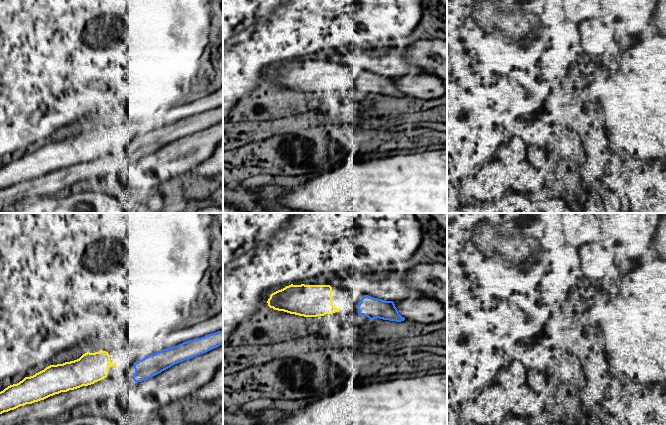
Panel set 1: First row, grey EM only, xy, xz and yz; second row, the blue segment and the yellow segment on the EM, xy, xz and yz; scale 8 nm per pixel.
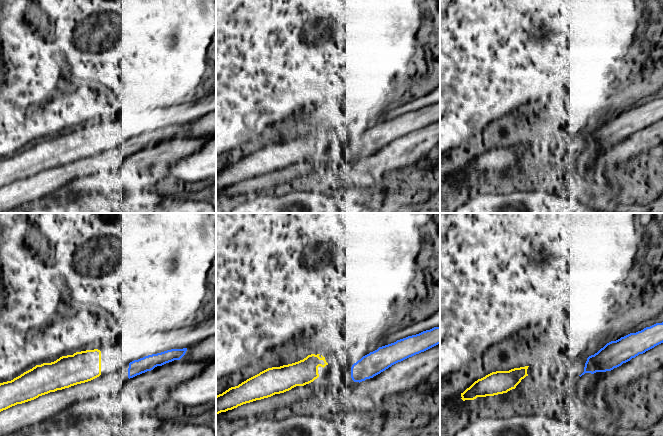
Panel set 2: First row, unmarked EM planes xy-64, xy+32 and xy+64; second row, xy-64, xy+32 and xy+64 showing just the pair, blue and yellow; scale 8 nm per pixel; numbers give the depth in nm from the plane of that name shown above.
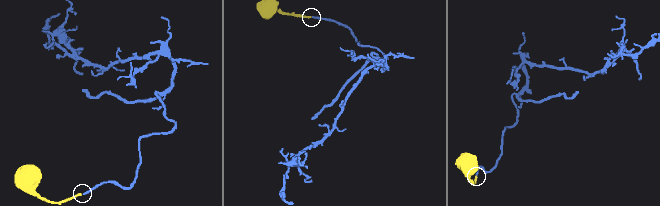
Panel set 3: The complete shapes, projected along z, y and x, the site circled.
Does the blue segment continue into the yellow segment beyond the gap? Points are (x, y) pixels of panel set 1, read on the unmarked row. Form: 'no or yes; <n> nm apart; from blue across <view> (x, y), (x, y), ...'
no; 140 nm apart; from blue across xy (133, 142), (116, 141)

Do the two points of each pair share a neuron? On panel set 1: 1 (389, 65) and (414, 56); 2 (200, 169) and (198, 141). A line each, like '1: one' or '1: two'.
1: two
2: two

